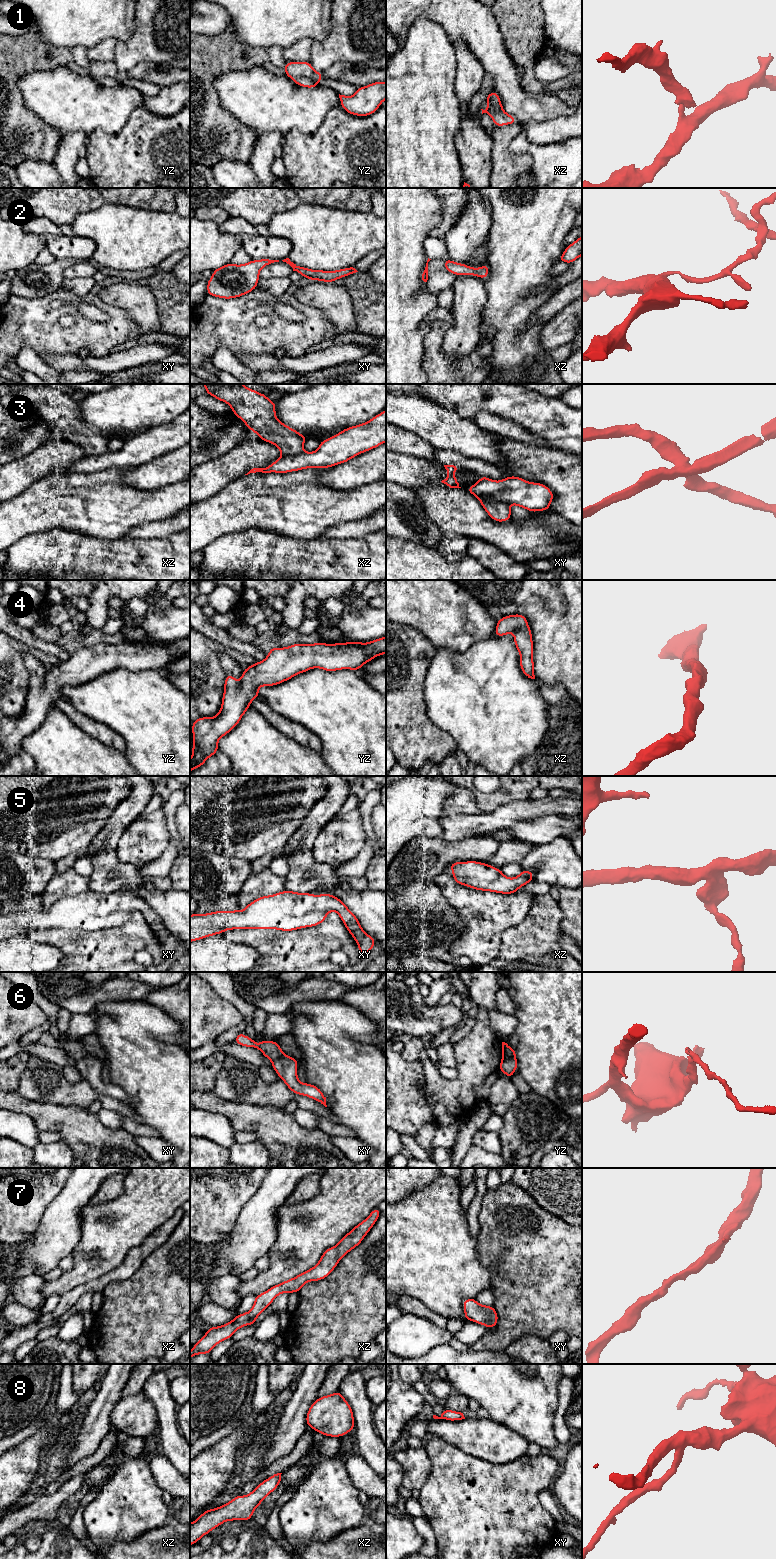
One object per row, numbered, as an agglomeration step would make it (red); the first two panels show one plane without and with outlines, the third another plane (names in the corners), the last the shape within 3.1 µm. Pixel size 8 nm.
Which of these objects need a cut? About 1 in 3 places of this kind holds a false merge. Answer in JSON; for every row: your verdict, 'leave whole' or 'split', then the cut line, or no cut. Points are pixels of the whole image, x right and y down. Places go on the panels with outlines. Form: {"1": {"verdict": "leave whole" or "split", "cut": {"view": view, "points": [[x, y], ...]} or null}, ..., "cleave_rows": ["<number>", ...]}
{"1": {"verdict": "split", "cut": {"view": "yz", "points": [[293, 80], [299, 77], [308, 77], [317, 84]]}}, "2": {"verdict": "leave whole", "cut": null}, "3": {"verdict": "split", "cut": {"view": "xy", "points": [[479, 498], [492, 498], [507, 504]]}}, "4": {"verdict": "leave whole", "cut": null}, "5": {"verdict": "leave whole", "cut": null}, "6": {"verdict": "split", "cut": {"view": "yz", "points": [[503, 1056], [514, 1057]]}}, "7": {"verdict": "leave whole", "cut": null}, "8": {"verdict": "leave whole", "cut": null}, "cleave_rows": ["1", "3", "6"]}

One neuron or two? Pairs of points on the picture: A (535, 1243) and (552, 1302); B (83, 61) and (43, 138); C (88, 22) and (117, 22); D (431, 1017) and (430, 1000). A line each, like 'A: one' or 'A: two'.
A: one
B: two
C: one
D: two

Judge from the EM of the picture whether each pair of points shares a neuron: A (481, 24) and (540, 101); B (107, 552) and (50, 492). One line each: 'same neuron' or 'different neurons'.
A: same neuron
B: different neurons

